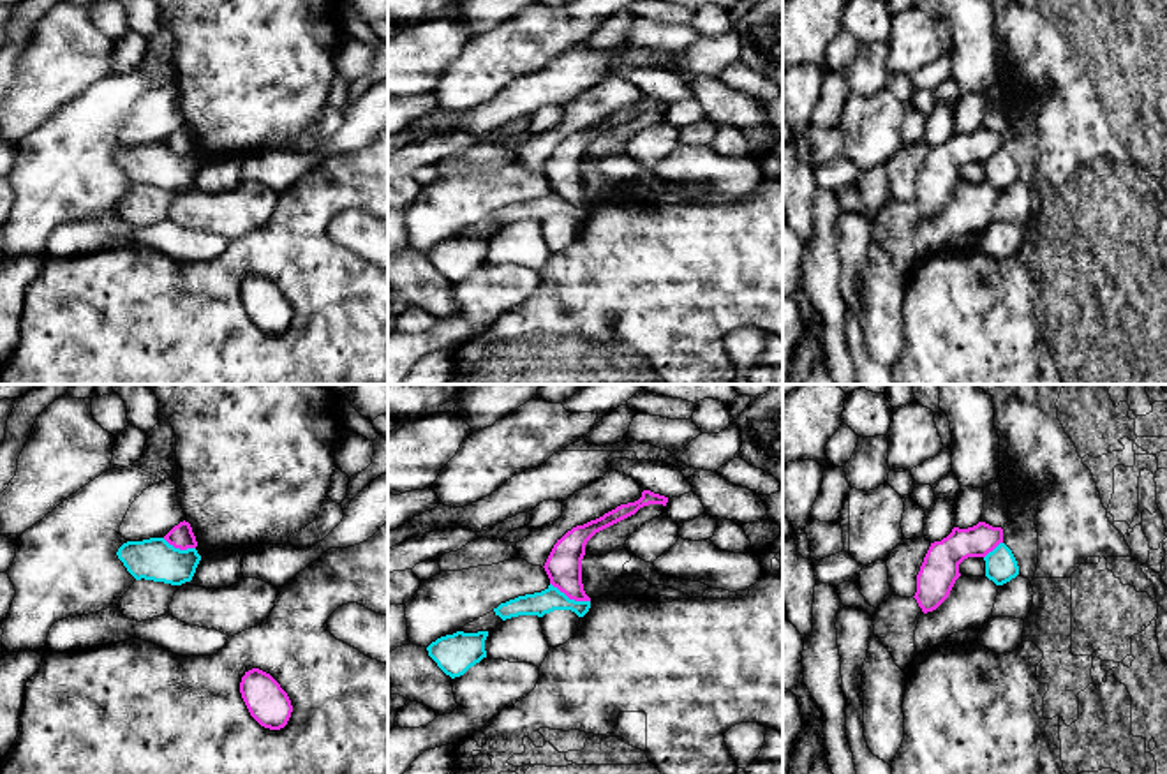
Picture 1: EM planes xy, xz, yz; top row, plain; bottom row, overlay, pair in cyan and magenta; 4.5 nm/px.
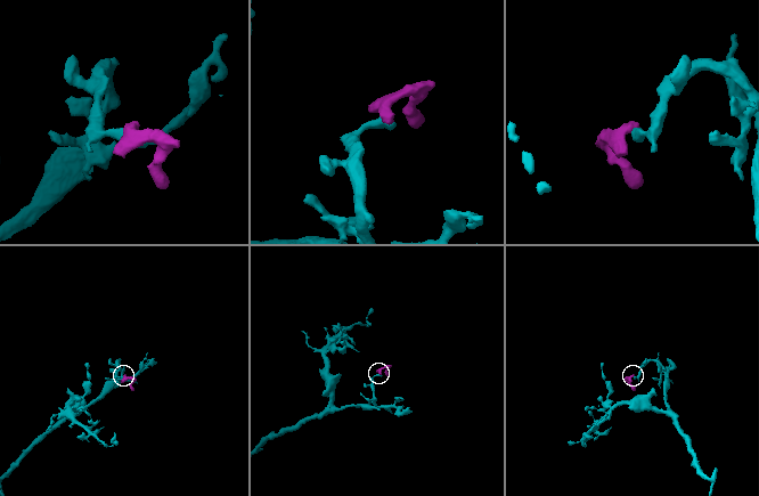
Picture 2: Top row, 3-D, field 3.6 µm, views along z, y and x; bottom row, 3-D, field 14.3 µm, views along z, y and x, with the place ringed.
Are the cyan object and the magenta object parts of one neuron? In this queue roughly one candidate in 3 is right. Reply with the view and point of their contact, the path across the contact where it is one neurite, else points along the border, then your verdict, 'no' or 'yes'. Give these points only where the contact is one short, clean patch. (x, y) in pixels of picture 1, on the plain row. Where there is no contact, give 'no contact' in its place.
contact xz (568, 203); border xz (550, 187), (570, 203), (589, 207); no

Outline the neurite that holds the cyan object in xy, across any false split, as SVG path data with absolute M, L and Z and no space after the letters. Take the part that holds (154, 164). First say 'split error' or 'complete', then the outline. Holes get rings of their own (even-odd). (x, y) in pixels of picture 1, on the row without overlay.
complete | M164 143L127 146L116 160L136 185L145 183L171 190L190 187L201 166L196 153L180 155Z

